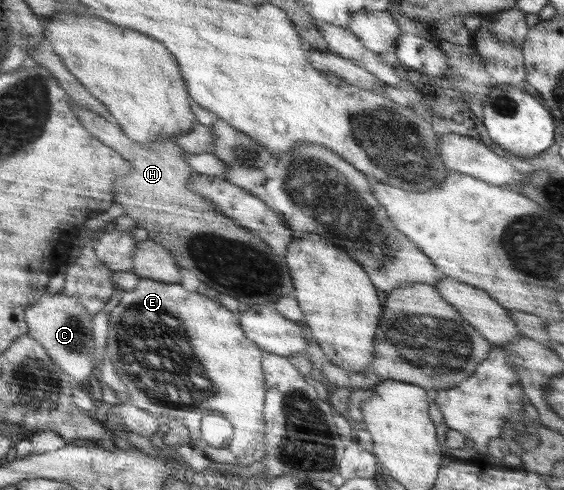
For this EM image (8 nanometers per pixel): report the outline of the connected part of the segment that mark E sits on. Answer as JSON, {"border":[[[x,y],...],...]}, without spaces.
{"border":[[[141,278],[137,287],[132,291],[125,291],[119,299],[119,304],[110,311],[109,331],[107,332],[106,355],[109,356],[119,379],[126,385],[130,403],[148,411],[153,417],[165,415],[169,419],[189,419],[183,425],[189,431],[199,431],[199,419],[202,417],[177,417],[173,409],[161,409],[153,403],[159,401],[167,407],[199,407],[203,401],[203,409],[210,412],[221,411],[227,415],[234,429],[230,442],[223,447],[210,446],[202,439],[202,433],[189,433],[190,444],[202,449],[211,459],[247,467],[255,461],[265,457],[265,420],[263,417],[265,392],[262,359],[265,352],[257,347],[241,329],[239,313],[231,313],[229,309],[221,307],[219,301],[209,299],[197,292],[187,291],[179,283],[167,283],[154,279]]]}

